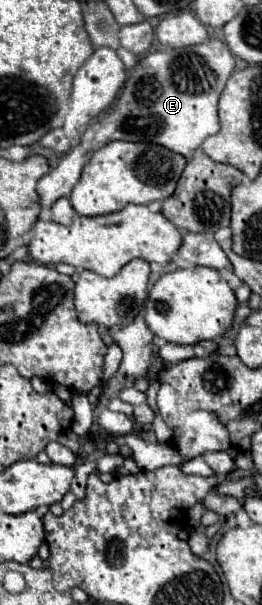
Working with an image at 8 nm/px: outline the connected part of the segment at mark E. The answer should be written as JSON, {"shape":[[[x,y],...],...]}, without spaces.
{"shape":[[[208,39],[198,45],[182,49],[162,49],[144,55],[132,69],[112,111],[88,125],[80,143],[70,149],[60,159],[60,163],[38,181],[38,195],[42,199],[42,207],[50,207],[58,197],[70,195],[74,185],[80,181],[80,175],[90,157],[114,139],[148,139],[176,153],[182,153],[188,165],[192,153],[196,149],[202,151],[202,141],[220,129],[218,99],[232,71],[234,55],[230,47],[220,39]]]}

